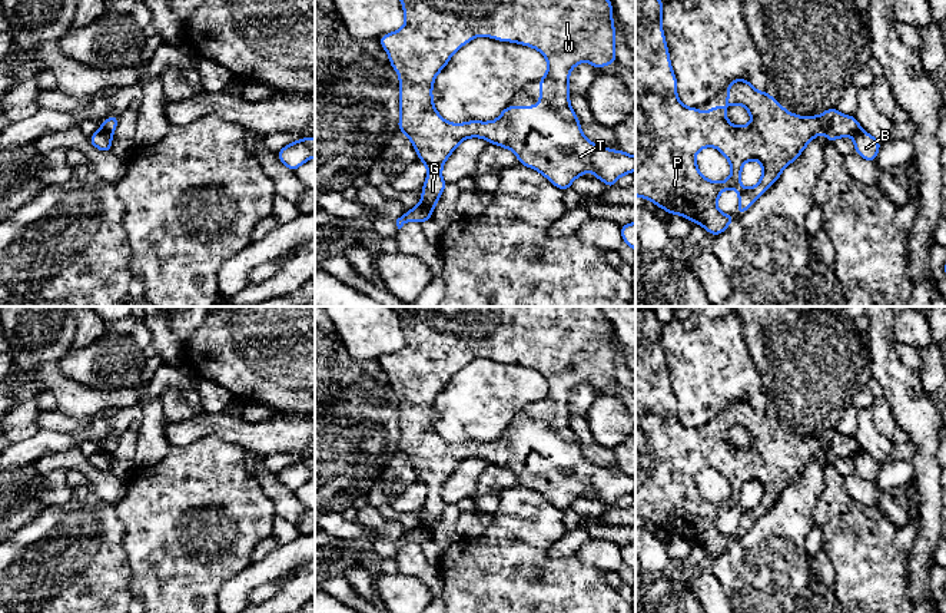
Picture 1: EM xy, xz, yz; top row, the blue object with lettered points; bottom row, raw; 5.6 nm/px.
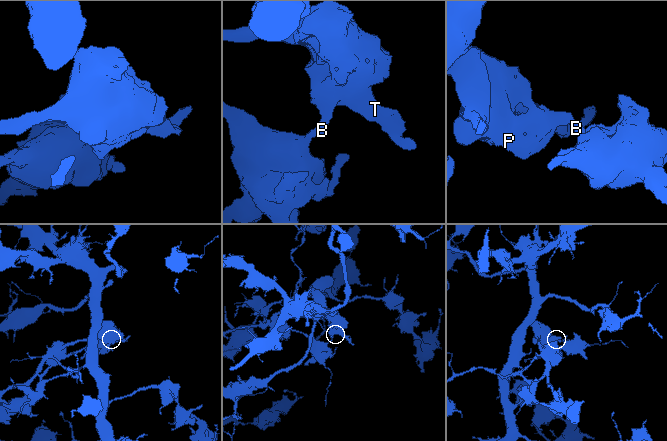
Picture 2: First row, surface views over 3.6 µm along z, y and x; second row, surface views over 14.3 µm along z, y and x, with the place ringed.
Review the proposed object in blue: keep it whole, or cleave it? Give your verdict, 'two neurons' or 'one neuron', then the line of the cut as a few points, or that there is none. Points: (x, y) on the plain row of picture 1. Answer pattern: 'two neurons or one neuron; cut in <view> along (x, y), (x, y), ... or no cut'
two neurons; cut in xy along (100, 450), (112, 457)

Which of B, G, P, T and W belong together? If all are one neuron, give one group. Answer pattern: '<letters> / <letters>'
B / G P T W

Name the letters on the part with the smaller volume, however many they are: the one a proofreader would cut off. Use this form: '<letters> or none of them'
G, P, T, W

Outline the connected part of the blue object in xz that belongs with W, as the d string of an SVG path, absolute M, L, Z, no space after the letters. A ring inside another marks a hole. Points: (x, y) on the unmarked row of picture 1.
M391 306L399 317L405 335L405 347L396 352L381 357L378 361L389 377L391 387L399 395L399 430L398 451L404 453L428 490L422 507L421 524L434 530L447 503L441 493L445 481L467 458L482 458L489 464L502 467L517 474L518 484L542 494L561 511L571 508L575 498L593 491L597 500L607 504L607 510L615 508L614 503L635 491L635 477L623 471L613 471L590 463L581 451L580 443L570 425L568 401L574 387L588 382L594 390L617 382L615 349L613 342L613 325L598 306ZM478 357L514 362L530 367L542 374L548 384L548 392L540 400L538 427L507 427L499 438L492 443L469 441L465 444L447 443L434 428L432 407L435 397L448 385L451 377L464 365Z

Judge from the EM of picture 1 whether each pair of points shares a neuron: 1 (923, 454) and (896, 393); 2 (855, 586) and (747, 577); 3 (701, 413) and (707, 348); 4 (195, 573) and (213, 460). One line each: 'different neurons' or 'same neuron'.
1: same neuron
2: different neurons
3: same neuron
4: same neuron

